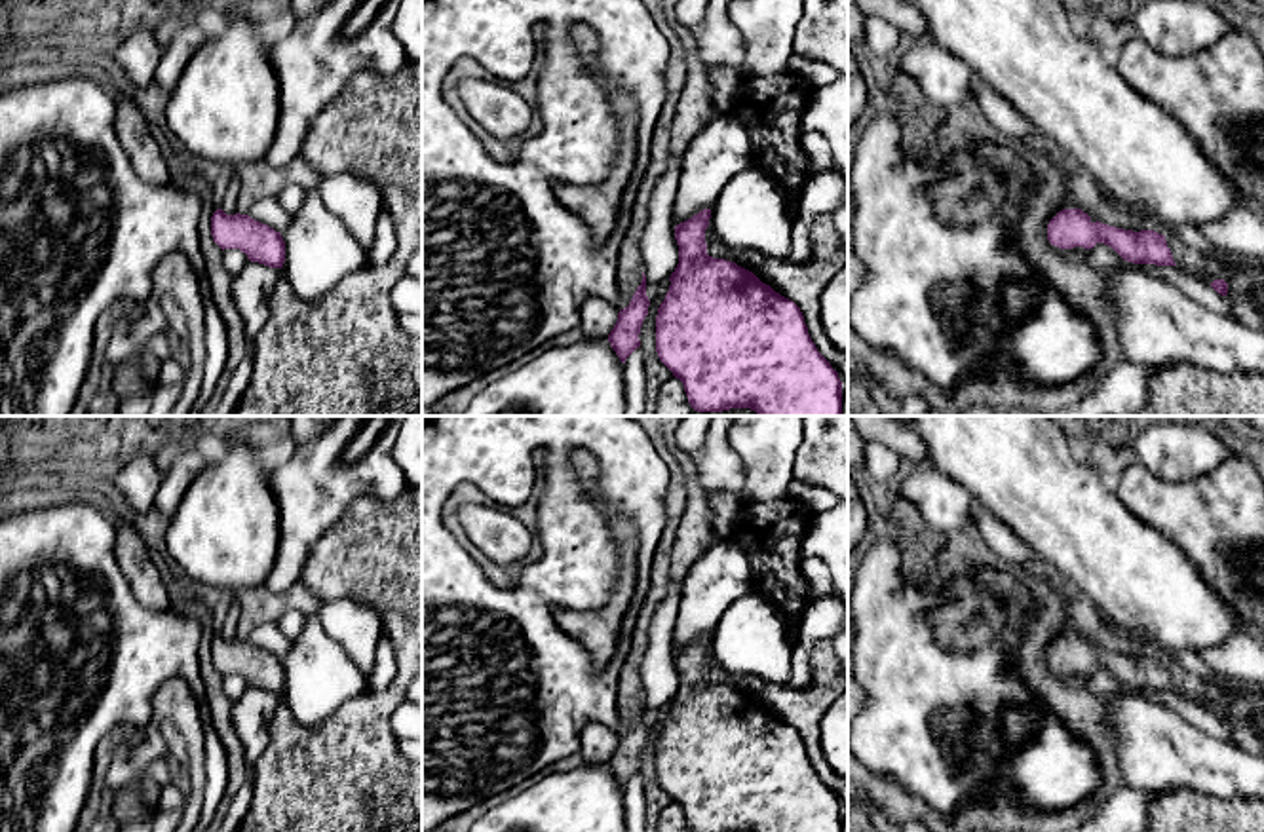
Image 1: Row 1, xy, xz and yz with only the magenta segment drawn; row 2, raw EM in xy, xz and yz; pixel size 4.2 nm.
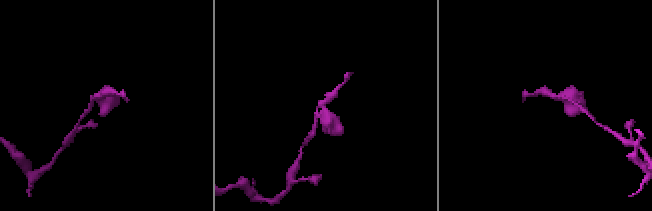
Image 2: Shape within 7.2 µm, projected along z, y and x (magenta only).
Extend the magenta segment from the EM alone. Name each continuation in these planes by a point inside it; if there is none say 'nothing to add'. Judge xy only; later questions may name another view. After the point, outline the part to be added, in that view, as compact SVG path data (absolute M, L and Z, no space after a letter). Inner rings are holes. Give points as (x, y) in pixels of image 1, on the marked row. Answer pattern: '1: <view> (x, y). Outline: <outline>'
nothing to add

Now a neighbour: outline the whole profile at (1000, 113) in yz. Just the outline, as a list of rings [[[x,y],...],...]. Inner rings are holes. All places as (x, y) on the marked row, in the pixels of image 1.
[[[977,76],[971,84],[971,91],[973,101],[1002,135],[1026,141],[1036,133],[1034,125],[1011,103]]]

